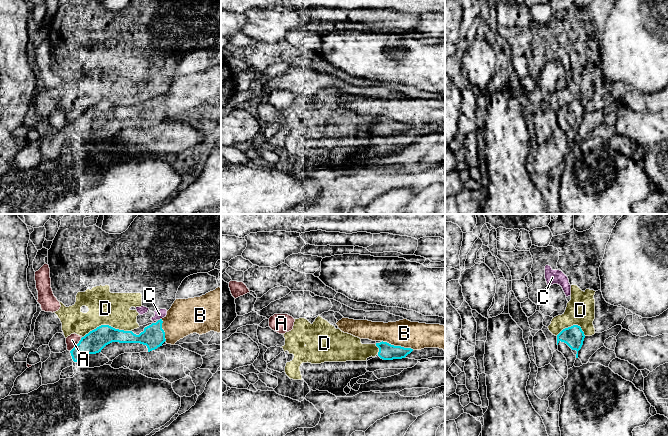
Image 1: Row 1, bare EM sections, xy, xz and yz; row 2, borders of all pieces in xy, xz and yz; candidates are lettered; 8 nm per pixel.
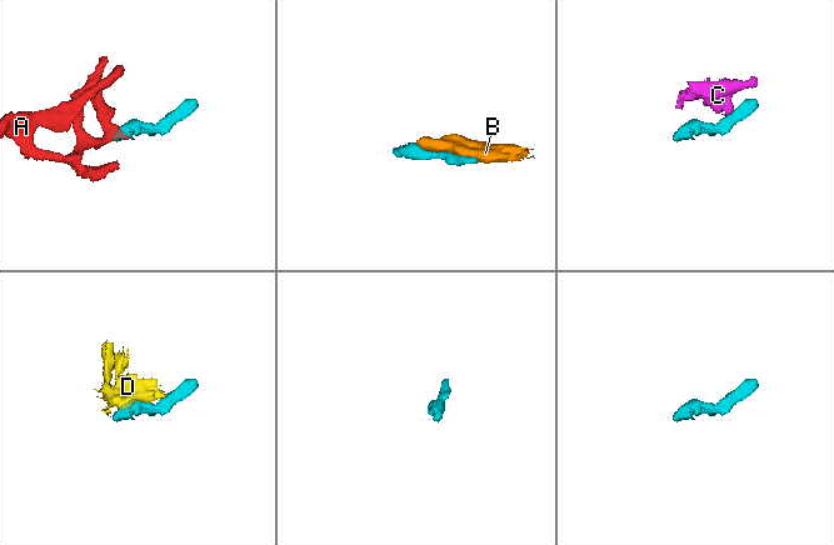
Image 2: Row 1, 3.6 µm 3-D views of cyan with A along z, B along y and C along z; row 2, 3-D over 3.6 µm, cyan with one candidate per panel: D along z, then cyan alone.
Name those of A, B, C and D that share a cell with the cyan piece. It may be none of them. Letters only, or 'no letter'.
no letter

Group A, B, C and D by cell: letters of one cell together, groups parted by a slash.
A / B / C D

